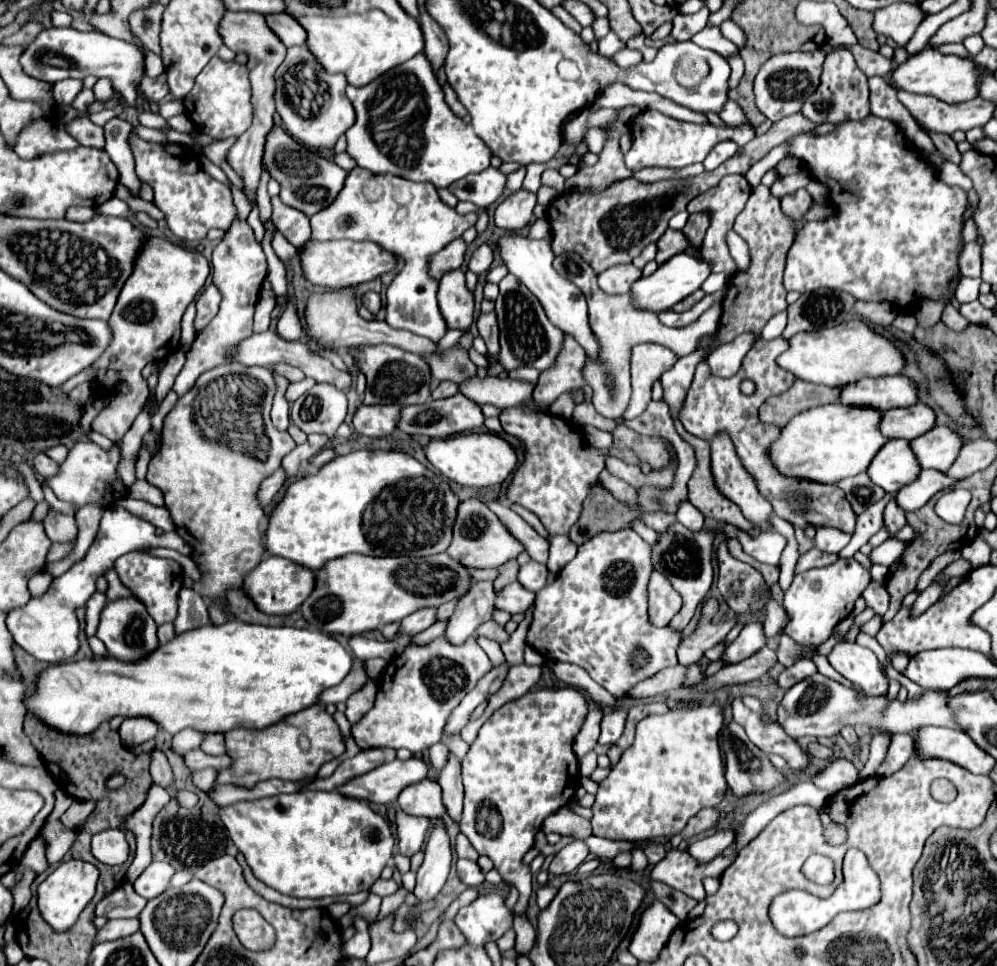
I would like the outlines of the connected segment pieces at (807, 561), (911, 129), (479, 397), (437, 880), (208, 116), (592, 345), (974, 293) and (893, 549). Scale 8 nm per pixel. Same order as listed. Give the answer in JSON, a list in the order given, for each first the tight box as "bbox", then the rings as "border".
[{"bbox":[795,549,839,573],"border":[[[813,549],[813,551],[809,551],[809,553],[805,553],[805,555],[799,557],[795,571],[797,571],[797,573],[803,573],[803,571],[807,571],[807,569],[827,567],[827,565],[835,563],[837,559],[839,559],[839,555],[829,555],[829,553],[821,553],[819,549]]]},{"bbox":[868,76,935,153],"border":[[[879,76],[868,78],[868,87],[870,91],[869,105],[871,115],[883,117],[883,119],[889,119],[889,121],[897,123],[901,127],[903,135],[917,149],[935,153],[935,145],[933,145],[931,137],[919,129],[919,125],[909,115],[905,105],[901,105],[901,101],[897,99],[897,91],[893,87],[889,89],[889,83],[886,78]]]},{"bbox":[459,375,533,409],"border":[[[489,375],[485,379],[475,377],[471,381],[465,381],[459,389],[463,395],[473,399],[475,403],[479,405],[491,403],[499,409],[517,407],[519,403],[529,399],[533,393],[533,385],[525,381],[515,381],[511,377],[499,379],[499,377],[489,377]]]},{"bbox":[413,817,451,901],"border":[[[439,817],[439,823],[431,827],[429,837],[425,841],[425,861],[417,871],[417,885],[413,893],[421,901],[433,899],[445,885],[449,867],[451,867],[449,835],[447,835],[443,819]]]},{"bbox":[185,57,253,137],"border":[[[213,57],[205,69],[195,77],[195,85],[185,97],[187,115],[197,125],[197,129],[209,137],[239,137],[245,133],[253,121],[253,105],[251,105],[251,85],[249,71],[245,65],[237,61],[221,61]]]},{"bbox":[499,233,601,359],"border":[[[507,233],[505,237],[499,239],[499,249],[501,249],[501,257],[503,257],[509,273],[513,273],[541,301],[549,321],[553,321],[553,325],[557,325],[557,329],[561,329],[563,333],[571,335],[585,349],[589,359],[597,359],[601,347],[589,327],[585,295],[569,279],[555,273],[555,269],[551,265],[555,259],[551,243],[549,241],[533,241],[533,239],[521,237],[519,233]]]},{"bbox":[955,277,981,303],"border":[[[961,277],[959,285],[957,285],[957,291],[955,291],[955,299],[957,299],[959,303],[975,301],[975,299],[979,297],[979,285],[981,285],[981,279]]]},{"bbox":[871,539,909,565],"border":[[[887,539],[885,543],[881,543],[879,547],[873,549],[871,561],[881,563],[881,565],[893,565],[893,561],[897,561],[897,557],[901,557],[901,553],[905,551],[905,545],[909,545],[909,543],[897,541],[897,539]]]}]

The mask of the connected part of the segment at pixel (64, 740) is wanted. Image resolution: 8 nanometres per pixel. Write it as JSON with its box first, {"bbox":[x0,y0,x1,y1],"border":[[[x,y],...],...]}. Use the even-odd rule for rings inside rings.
{"bbox":[23,713,151,867],"border":[[[33,713],[25,715],[23,723],[25,735],[29,737],[31,745],[41,753],[47,769],[55,777],[57,785],[65,789],[69,795],[79,797],[79,799],[95,799],[97,809],[89,815],[85,825],[79,831],[79,839],[75,845],[67,851],[63,861],[67,859],[81,859],[89,861],[99,867],[99,861],[91,855],[91,835],[99,833],[109,827],[117,827],[123,821],[125,811],[135,811],[137,807],[143,805],[147,791],[151,787],[151,775],[149,775],[149,753],[133,755],[119,739],[119,733],[109,727],[109,721],[97,729],[97,733],[89,733],[89,737],[77,737],[71,733],[57,733],[57,729],[49,729],[43,721],[37,721]],[[111,773],[123,773],[127,777],[127,783],[119,787],[117,791],[107,791],[105,779]]]}

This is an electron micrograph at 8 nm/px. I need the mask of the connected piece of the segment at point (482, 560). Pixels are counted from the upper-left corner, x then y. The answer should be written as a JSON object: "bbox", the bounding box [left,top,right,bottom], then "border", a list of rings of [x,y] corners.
{"bbox":[447,499,523,567],"border":[[[467,499],[461,501],[457,507],[457,523],[453,523],[453,545],[449,545],[447,553],[461,561],[465,567],[497,567],[509,559],[515,559],[523,551],[523,545],[505,529],[505,525],[499,521],[499,517],[479,499]]]}

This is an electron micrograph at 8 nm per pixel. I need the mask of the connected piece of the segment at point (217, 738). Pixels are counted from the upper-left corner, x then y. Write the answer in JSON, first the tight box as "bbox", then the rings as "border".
{"bbox":[201,733,225,755],"border":[[[205,733],[201,749],[209,755],[225,755],[225,743],[221,733]]]}

